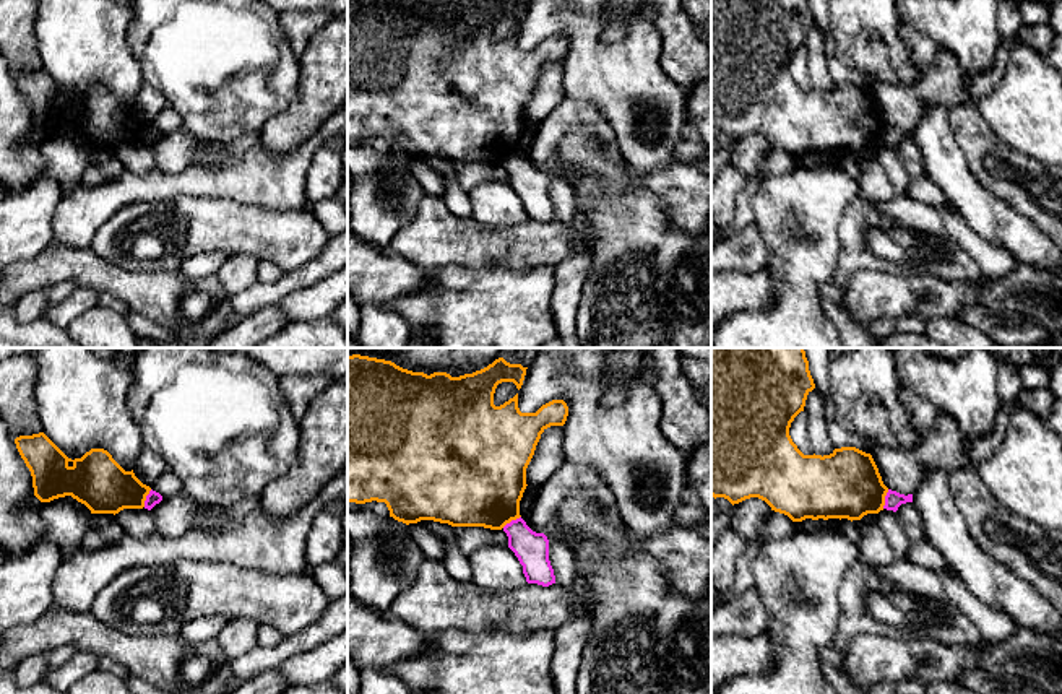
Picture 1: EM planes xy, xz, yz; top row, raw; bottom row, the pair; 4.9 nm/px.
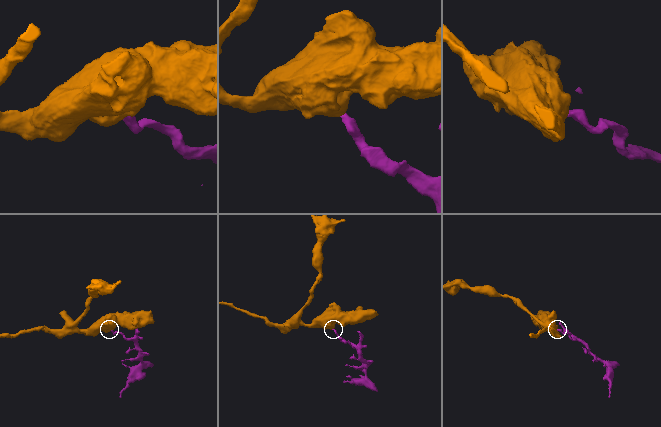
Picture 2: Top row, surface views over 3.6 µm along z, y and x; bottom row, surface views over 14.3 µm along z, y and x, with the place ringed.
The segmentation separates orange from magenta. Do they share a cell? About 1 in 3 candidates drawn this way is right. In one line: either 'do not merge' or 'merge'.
do not merge

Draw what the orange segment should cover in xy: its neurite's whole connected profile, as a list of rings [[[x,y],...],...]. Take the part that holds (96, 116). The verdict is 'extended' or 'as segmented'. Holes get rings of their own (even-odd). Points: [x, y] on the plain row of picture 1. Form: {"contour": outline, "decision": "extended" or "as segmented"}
{"contour": [[[44,68],[19,72],[16,85],[32,112],[41,138],[71,132],[91,150],[119,150],[143,145],[151,124],[125,107],[104,85],[91,85],[81,94],[68,94]]], "decision": "as segmented"}

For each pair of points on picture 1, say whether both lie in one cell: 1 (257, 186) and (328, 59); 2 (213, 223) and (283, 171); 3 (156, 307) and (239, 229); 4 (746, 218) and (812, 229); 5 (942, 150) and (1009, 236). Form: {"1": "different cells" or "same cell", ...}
{"1": "different cells", "2": "different cells", "3": "different cells", "4": "different cells", "5": "same cell"}

